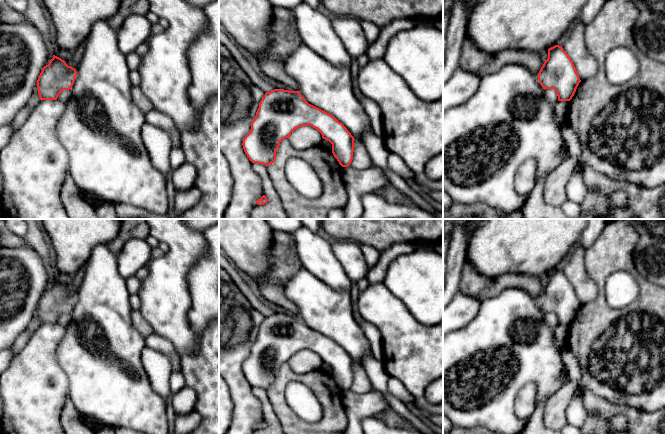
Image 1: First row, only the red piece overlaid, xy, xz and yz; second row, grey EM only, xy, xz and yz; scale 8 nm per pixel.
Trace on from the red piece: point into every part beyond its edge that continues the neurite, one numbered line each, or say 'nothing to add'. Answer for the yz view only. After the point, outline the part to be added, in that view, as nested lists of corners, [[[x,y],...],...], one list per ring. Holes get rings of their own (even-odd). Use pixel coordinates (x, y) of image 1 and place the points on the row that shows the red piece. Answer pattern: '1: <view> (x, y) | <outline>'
nothing to add

